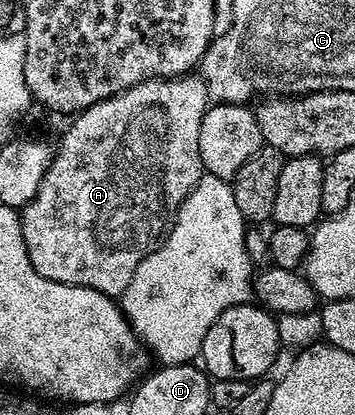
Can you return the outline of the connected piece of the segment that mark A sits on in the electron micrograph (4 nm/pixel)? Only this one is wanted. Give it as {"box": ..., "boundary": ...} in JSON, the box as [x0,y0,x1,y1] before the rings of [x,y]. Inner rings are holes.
{"box":[20,74,208,297],"boundary":[[[187,74],[181,78],[145,80],[77,113],[71,119],[74,121],[71,122],[70,129],[63,134],[58,148],[56,144],[53,149],[50,165],[40,182],[40,190],[34,196],[34,200],[28,202],[20,212],[24,246],[28,250],[28,258],[35,270],[44,278],[61,284],[75,284],[92,290],[100,290],[105,296],[122,297],[124,290],[128,290],[128,282],[132,282],[132,274],[136,274],[136,266],[140,266],[142,259],[162,243],[170,225],[174,223],[178,215],[179,206],[190,191],[198,185],[199,178],[204,174],[200,158],[200,122],[204,118],[207,107],[208,93],[205,80],[197,75]]]}

